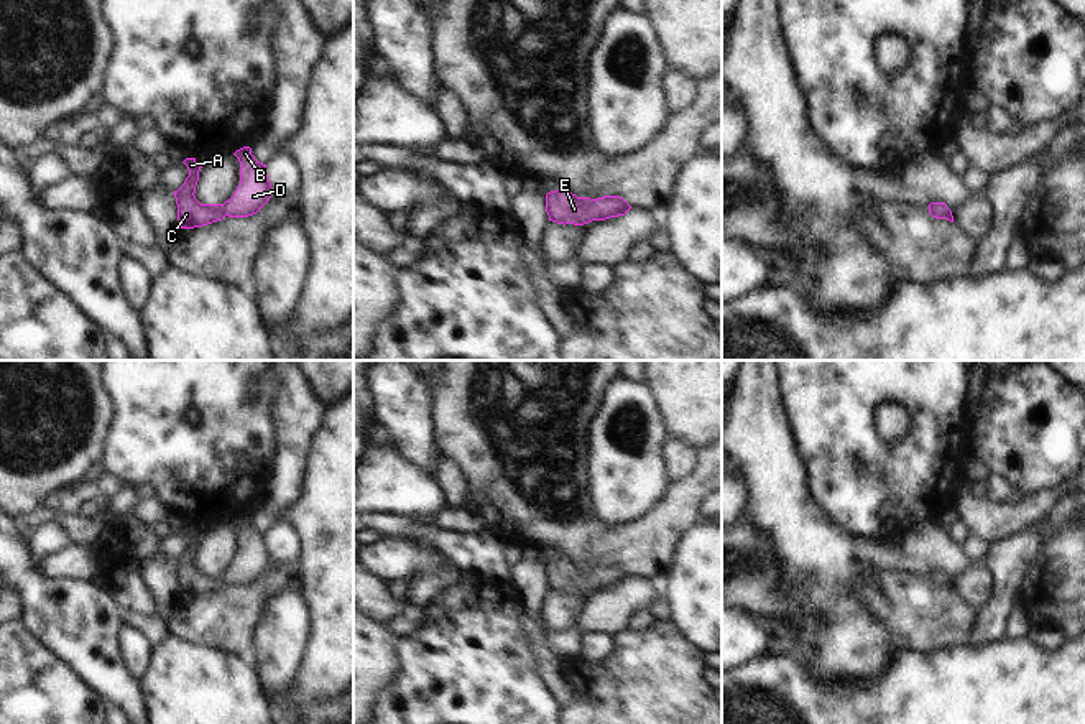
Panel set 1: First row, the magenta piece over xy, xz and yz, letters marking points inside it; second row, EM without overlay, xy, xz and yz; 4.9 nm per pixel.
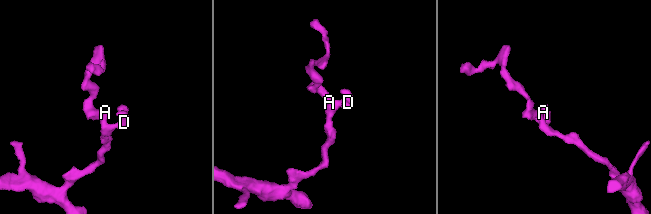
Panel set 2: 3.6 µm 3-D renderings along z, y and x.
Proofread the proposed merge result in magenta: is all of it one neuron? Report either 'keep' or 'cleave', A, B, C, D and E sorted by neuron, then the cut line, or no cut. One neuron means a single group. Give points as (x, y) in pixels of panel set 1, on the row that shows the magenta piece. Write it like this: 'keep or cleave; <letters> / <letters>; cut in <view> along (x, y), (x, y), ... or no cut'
keep; A B C D E; no cut

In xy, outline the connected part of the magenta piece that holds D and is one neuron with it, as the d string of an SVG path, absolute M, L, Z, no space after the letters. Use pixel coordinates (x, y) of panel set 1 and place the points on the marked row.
M250 146L233 153L240 161L240 184L233 196L224 204L201 204L194 193L202 166L196 158L186 158L182 163L189 169L184 184L174 191L178 204L178 220L181 229L202 227L229 217L248 217L256 214L273 196L273 188L266 174L266 165L260 163Z

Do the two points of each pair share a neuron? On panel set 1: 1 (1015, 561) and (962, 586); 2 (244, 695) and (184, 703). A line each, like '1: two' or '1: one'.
1: two
2: one

